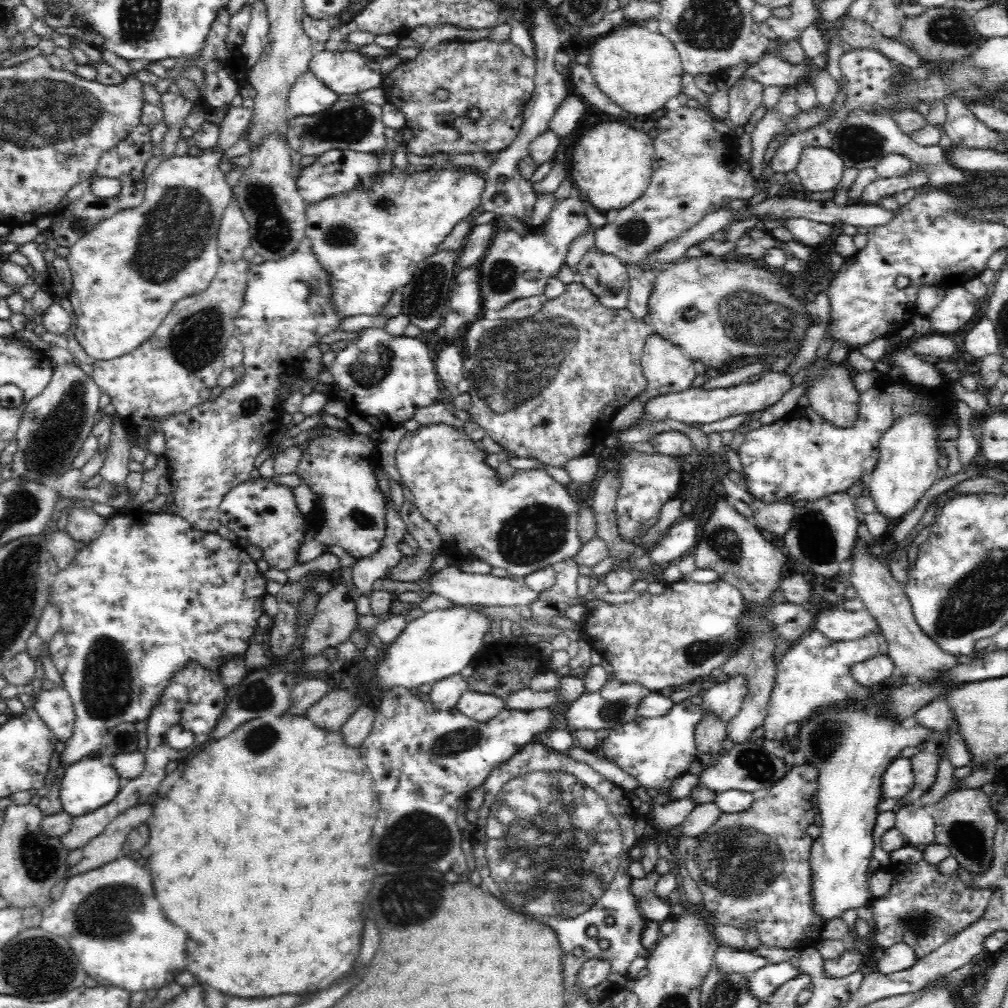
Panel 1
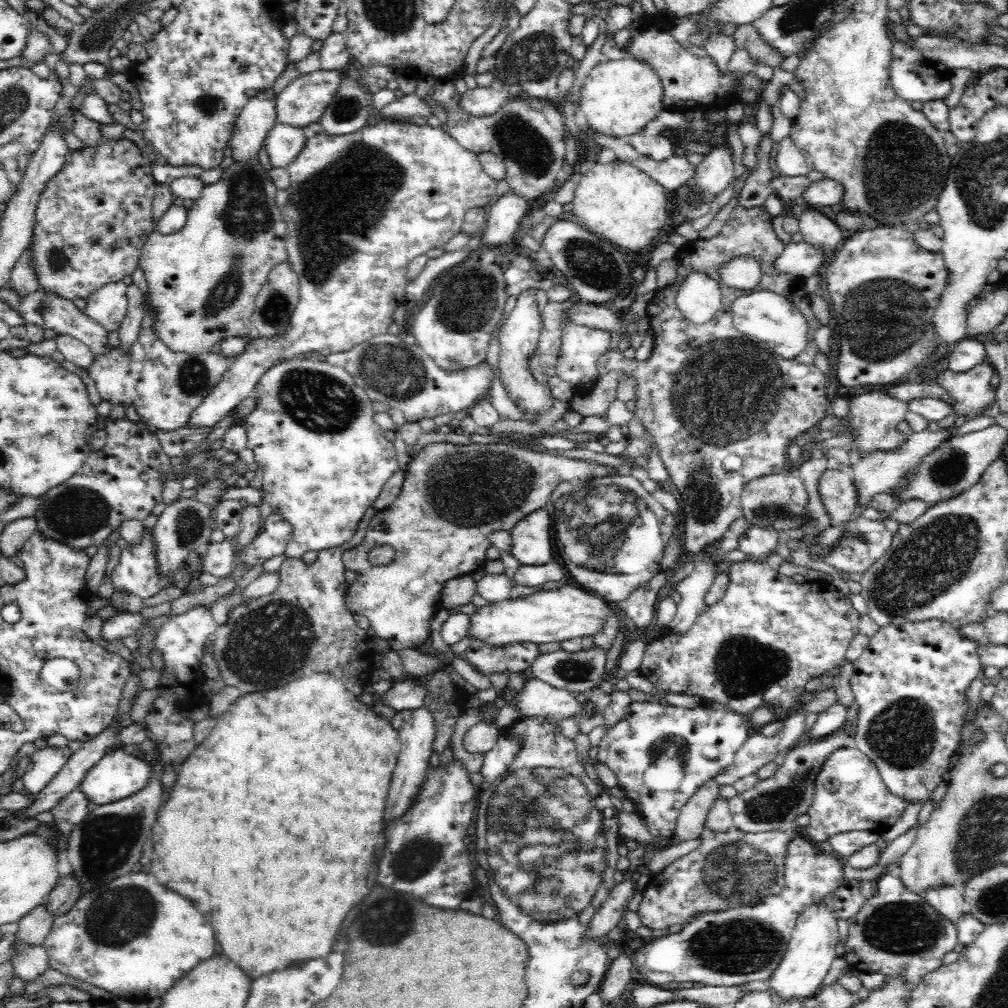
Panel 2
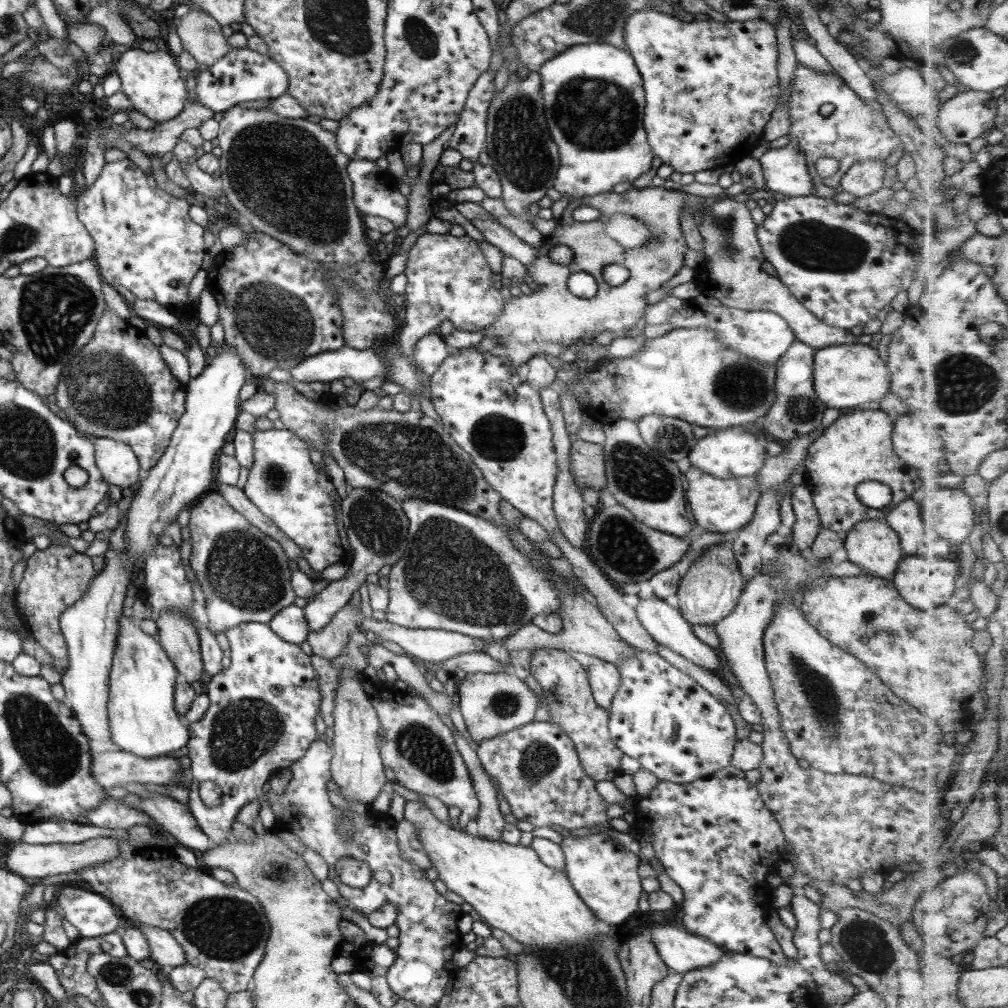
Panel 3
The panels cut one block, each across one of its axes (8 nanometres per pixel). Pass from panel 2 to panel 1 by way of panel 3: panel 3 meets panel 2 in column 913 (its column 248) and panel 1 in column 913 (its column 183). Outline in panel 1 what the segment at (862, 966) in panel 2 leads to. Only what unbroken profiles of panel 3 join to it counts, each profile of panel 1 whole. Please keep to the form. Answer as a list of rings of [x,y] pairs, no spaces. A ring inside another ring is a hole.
[[[924,860],[916,864],[891,863],[886,866],[885,870],[892,876],[892,886],[884,896],[877,899],[874,898],[869,905],[870,910],[872,910],[876,929],[867,934],[863,945],[871,945],[873,942],[873,944],[877,944],[877,946],[885,949],[897,942],[904,941],[904,943],[908,943],[914,949],[917,959],[925,958],[925,956],[928,956],[939,946],[942,946],[959,930],[975,923],[984,914],[990,902],[990,896],[992,896],[992,892],[994,891],[990,887],[972,890],[962,883],[958,873],[944,875],[944,873],[938,871],[938,865],[931,865]]]

